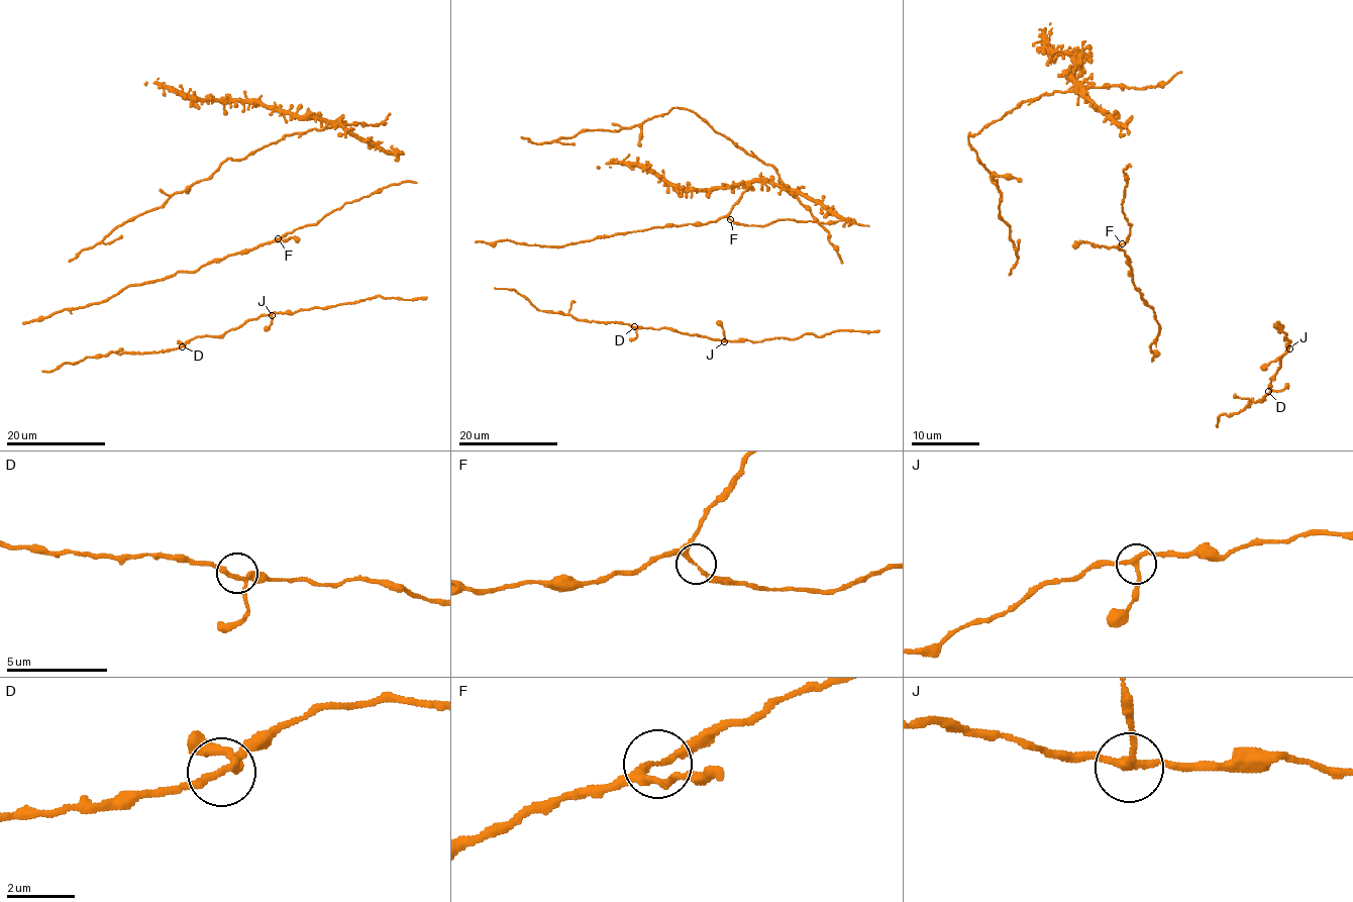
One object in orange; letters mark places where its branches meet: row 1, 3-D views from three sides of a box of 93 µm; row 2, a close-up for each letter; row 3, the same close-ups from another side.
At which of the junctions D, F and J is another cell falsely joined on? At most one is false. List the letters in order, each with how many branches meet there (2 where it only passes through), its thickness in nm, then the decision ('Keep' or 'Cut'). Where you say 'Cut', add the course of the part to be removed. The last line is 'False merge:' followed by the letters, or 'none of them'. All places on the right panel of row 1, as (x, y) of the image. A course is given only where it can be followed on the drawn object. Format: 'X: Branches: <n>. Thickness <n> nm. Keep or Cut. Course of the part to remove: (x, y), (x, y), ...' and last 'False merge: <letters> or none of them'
D: Branches: 3. Thickness 190 nm. Keep
F: Branches: 3. Thickness 150 nm. Keep
J: Branches: 3. Thickness 200 nm. Keep
False merge: none of them

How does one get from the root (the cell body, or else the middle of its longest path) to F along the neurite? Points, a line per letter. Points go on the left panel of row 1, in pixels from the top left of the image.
F: (220, 261), (231, 255), (246, 253), (278, 238)

